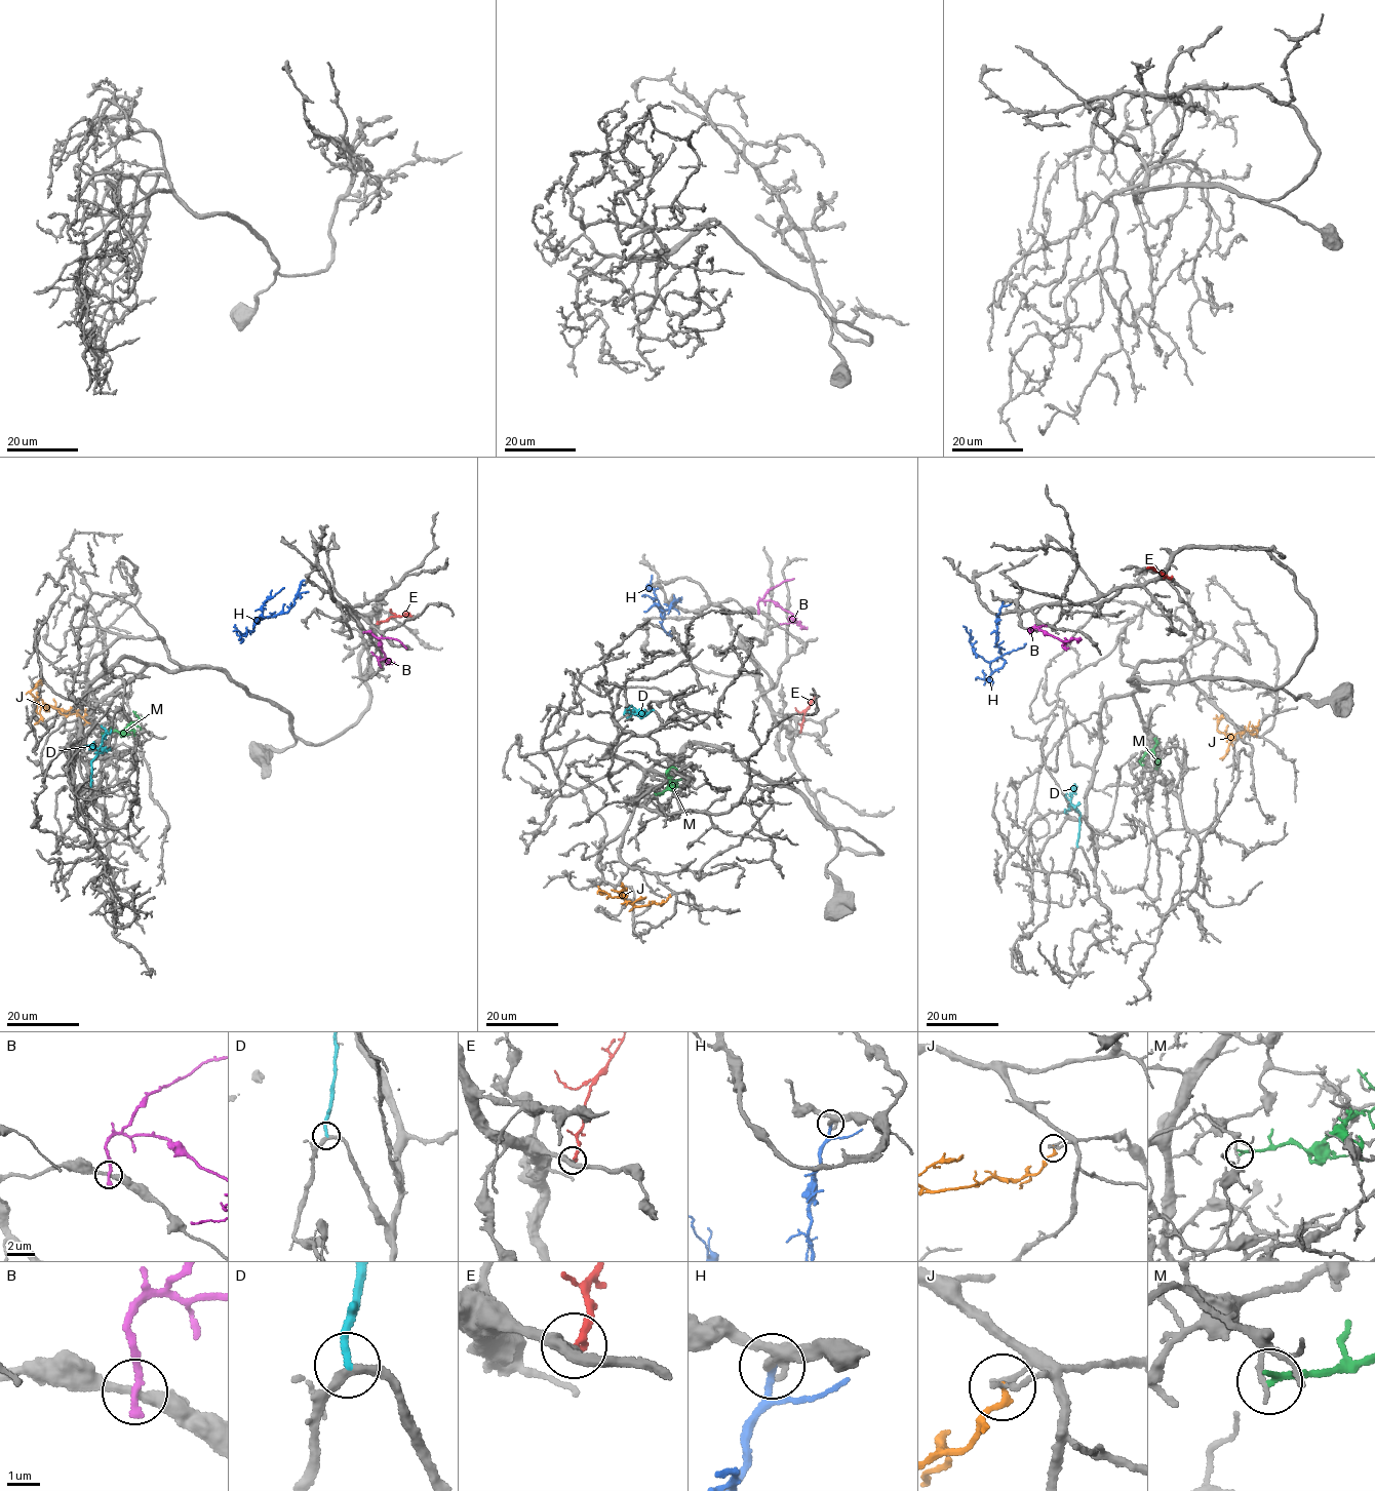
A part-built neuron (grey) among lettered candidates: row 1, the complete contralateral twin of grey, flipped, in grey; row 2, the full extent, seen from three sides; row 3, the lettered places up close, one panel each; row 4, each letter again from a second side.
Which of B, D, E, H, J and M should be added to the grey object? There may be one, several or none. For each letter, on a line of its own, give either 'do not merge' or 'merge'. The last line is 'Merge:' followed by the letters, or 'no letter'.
B: do not merge
D: do not merge
E: do not merge
H: do not merge
J: do not merge
M: do not merge
Merge: no letter

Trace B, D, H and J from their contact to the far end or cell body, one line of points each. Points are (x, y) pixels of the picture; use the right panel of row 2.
B: (1044, 625), (1035, 626), (1064, 641), (1063, 648), (1065, 642), (1062, 640)
D: (1077, 846), (1079, 817), (1070, 801), (1074, 783)
H: (1003, 602), (995, 642), (1000, 656), (989, 662), (977, 655), (963, 626)
J: (1253, 734), (1256, 729), (1251, 734), (1249, 731), (1231, 737), (1225, 735), (1217, 730), (1224, 718)

